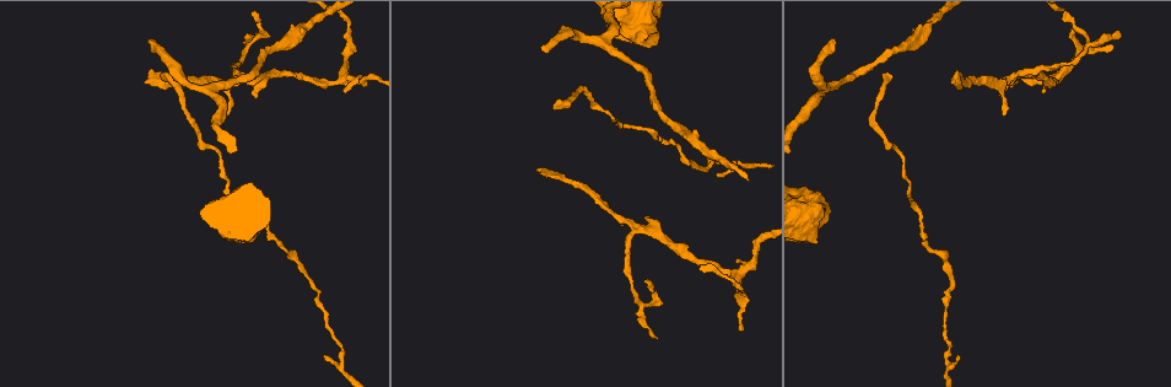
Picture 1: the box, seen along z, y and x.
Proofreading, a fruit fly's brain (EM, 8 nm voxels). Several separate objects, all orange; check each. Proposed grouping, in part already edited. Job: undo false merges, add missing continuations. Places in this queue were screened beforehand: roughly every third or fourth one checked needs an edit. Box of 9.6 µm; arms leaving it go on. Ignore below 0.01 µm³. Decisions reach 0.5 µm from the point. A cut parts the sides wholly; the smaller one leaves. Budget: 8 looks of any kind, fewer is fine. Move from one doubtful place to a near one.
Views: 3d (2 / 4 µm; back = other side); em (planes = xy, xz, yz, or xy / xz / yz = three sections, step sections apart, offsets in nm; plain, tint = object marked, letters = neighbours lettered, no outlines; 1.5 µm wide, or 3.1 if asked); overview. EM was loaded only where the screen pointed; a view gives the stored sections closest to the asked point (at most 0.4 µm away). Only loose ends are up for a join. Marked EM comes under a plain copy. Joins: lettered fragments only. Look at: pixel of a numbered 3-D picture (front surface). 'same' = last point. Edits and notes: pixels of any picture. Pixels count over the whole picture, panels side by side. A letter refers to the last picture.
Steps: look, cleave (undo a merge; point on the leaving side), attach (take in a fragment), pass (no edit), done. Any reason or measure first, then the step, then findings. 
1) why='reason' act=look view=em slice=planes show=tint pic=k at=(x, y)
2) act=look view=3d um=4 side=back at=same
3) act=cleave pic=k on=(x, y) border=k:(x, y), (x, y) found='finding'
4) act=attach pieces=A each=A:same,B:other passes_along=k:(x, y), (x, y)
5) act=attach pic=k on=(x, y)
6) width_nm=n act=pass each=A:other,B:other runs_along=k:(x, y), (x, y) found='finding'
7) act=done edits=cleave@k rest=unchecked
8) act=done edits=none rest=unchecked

why='an open end' act=look view=3d um=2 side=back pic=1 at=(150, 39)

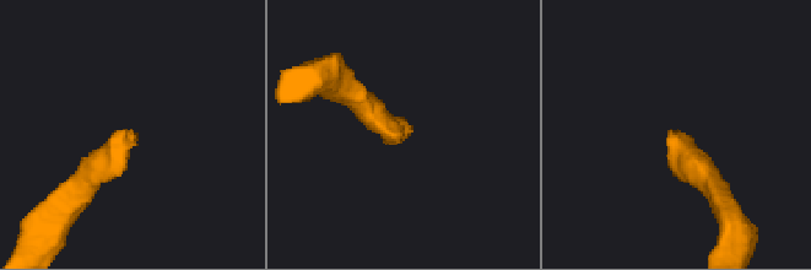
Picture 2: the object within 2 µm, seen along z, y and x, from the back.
act=look view=em slice=planes show=letters pic=2 at=(411, 126)

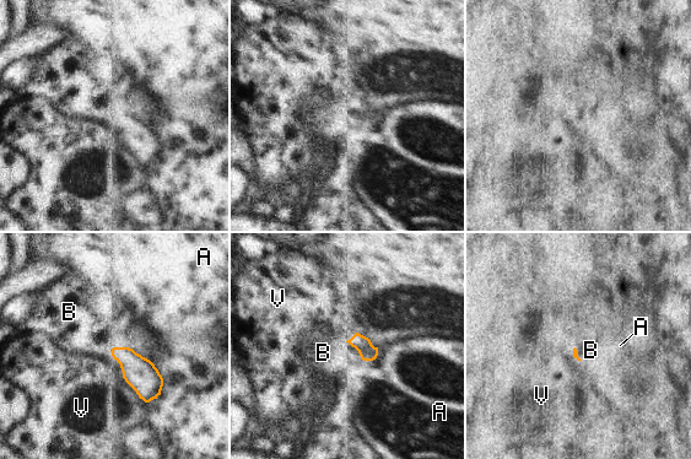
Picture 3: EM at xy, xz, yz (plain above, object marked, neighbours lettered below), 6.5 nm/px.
act=attach pieces=B each=A:other,B:same,V:other passes_along=3:(367, 351), (356, 349), (323, 352) found='the cell continues'

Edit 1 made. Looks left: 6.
why='an open end' act=look view=3d um=4 pic=1 at=(538, 170)

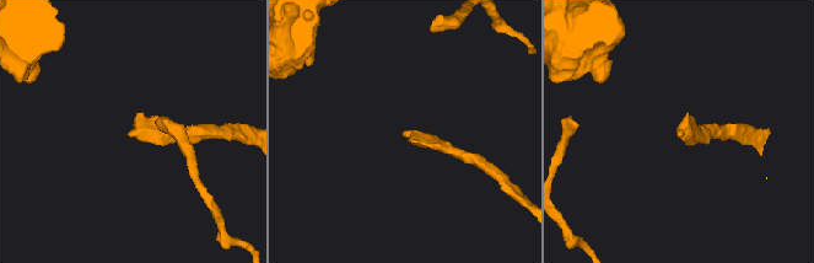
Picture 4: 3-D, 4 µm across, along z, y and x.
act=look view=em slice=xy step=4 show=tint pic=4 at=(129, 133)

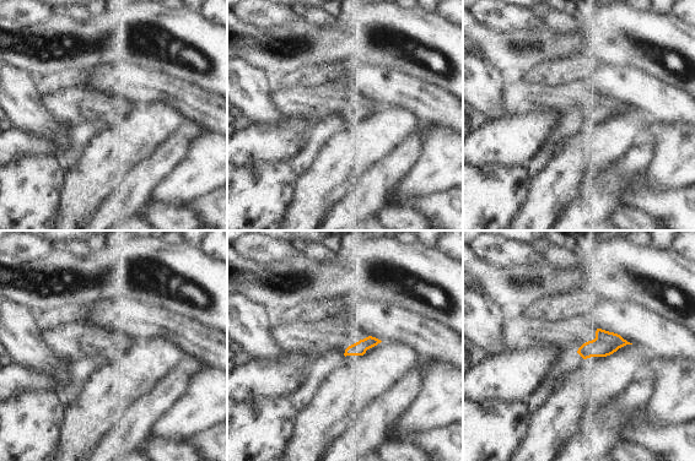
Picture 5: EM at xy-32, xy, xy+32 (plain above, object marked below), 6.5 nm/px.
act=look view=em slice=planes show=letters at=same

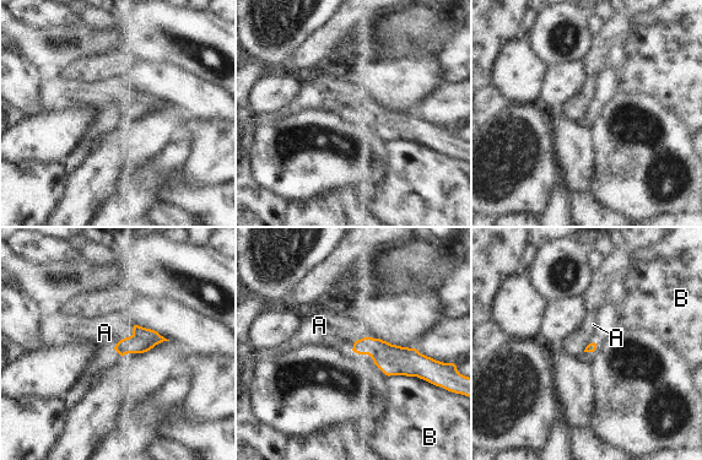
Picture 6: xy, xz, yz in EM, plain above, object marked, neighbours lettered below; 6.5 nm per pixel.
act=attach pieces=A each=A:same,B:other passes_along=6:(142, 340), (125, 337), (104, 333) found='the cell continues'

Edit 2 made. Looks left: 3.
act=look view=overview

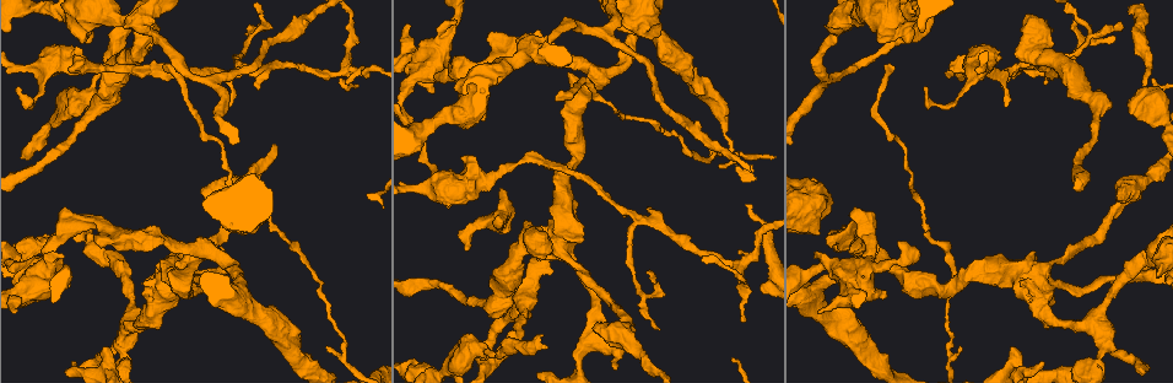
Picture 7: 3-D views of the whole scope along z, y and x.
why='a fork' act=look view=em slice=xy step=8 show=letters pic=7 at=(1038, 50)

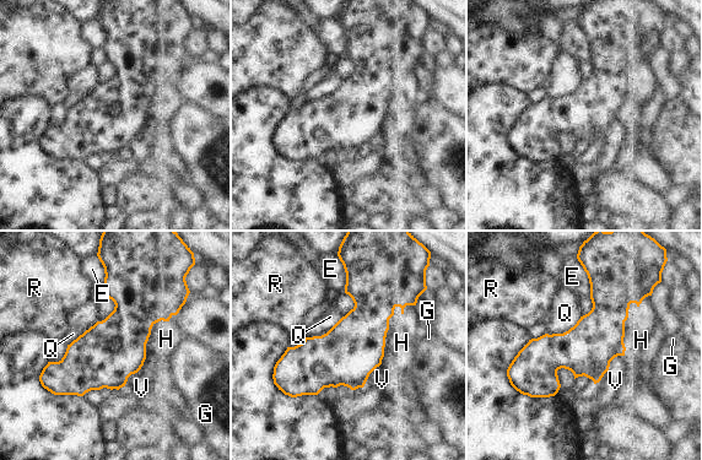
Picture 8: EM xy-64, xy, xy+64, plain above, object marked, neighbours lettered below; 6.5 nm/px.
width_nm=320 act=pass each=E:other,G:other,H:other,Q:other,R:other,V:other found='continuous, no second cell'

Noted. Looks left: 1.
act=done edits=attach@3,attach@6 rest=unchecked

